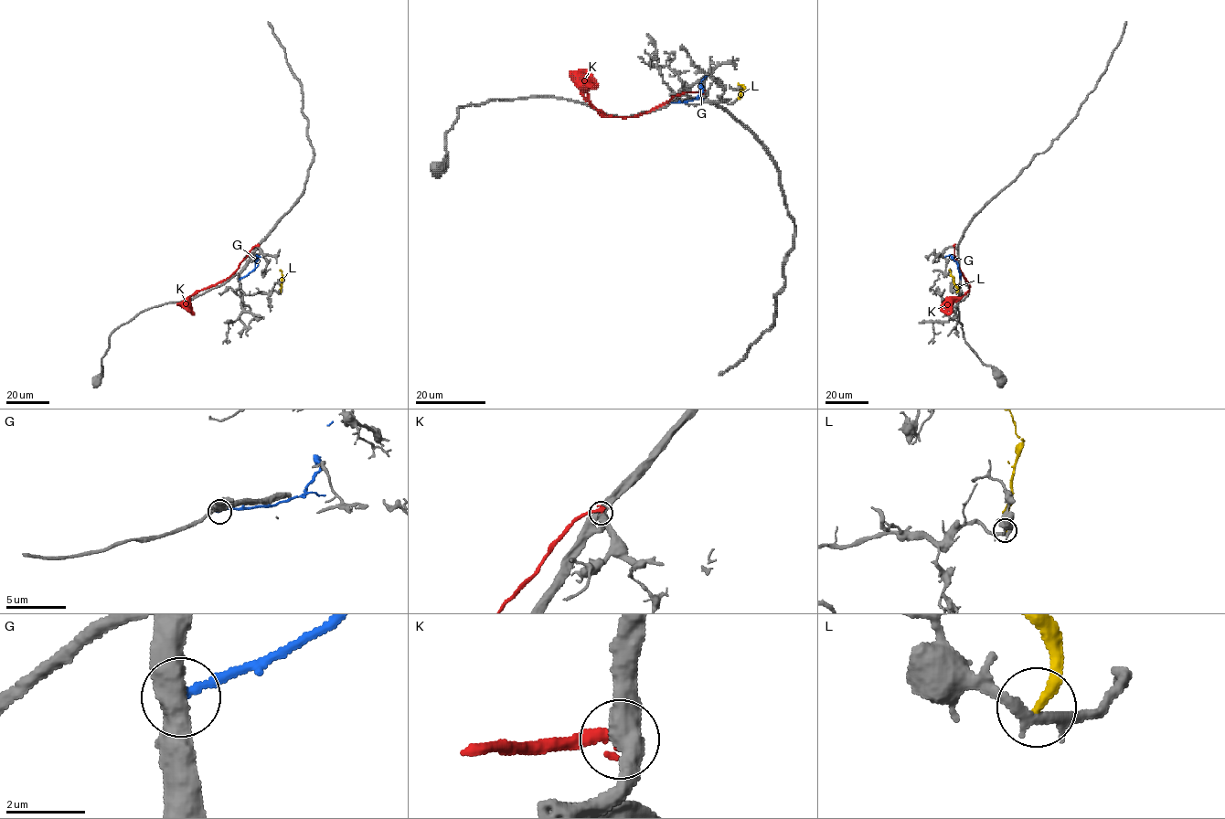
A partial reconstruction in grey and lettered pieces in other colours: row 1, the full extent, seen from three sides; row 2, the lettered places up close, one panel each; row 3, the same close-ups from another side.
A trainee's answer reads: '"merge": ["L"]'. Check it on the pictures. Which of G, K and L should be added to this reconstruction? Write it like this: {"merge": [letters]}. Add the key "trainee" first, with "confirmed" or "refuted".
{"trainee": "refuted", "merge": []}

